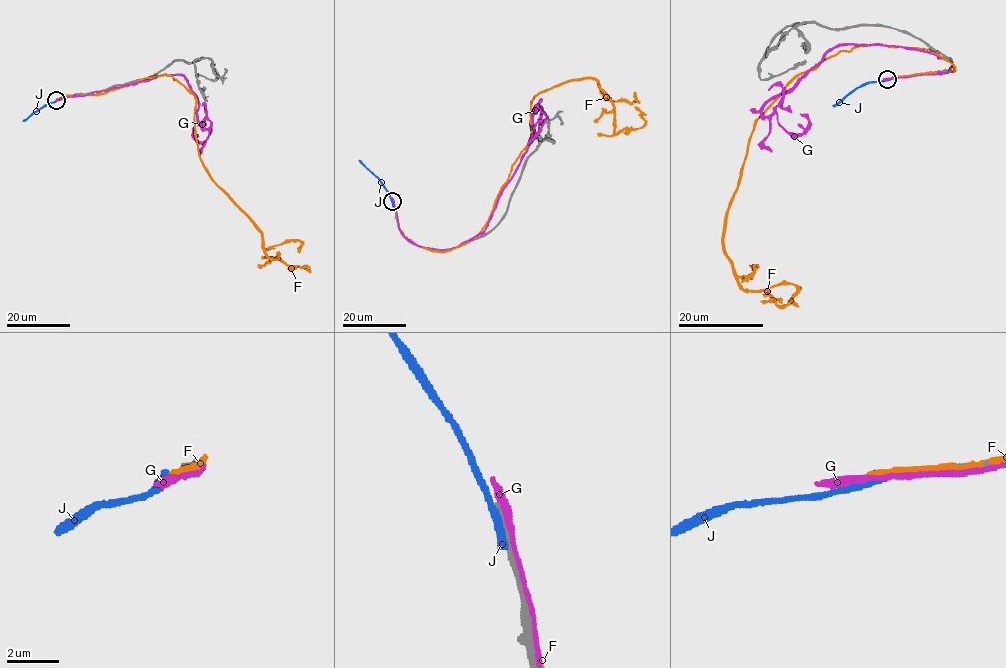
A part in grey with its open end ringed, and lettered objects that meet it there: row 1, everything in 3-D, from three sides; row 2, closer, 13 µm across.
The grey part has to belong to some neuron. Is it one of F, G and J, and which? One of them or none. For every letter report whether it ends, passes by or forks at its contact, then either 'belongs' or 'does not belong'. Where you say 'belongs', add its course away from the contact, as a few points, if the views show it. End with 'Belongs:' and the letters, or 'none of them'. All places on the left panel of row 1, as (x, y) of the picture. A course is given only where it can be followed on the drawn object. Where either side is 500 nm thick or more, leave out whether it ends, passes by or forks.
F: it passes by; does not belong
G: it passes by; does not belong
J: it ends; does not belong
Belongs: none of them

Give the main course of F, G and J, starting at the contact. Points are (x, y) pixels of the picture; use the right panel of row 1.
F: (897, 77), (955, 67), (860, 45), (800, 72), (757, 119), (723, 252), (745, 291), (796, 287), (760, 300)
G: (894, 78), (952, 63), (838, 45), (761, 113), (794, 134), (808, 124), (800, 114)
J: (890, 78), (864, 83), (833, 106)

